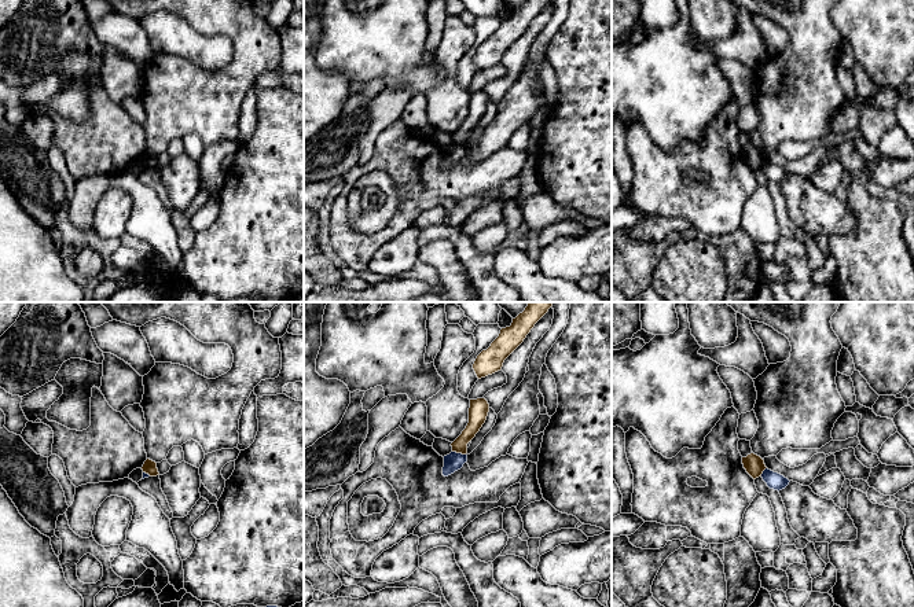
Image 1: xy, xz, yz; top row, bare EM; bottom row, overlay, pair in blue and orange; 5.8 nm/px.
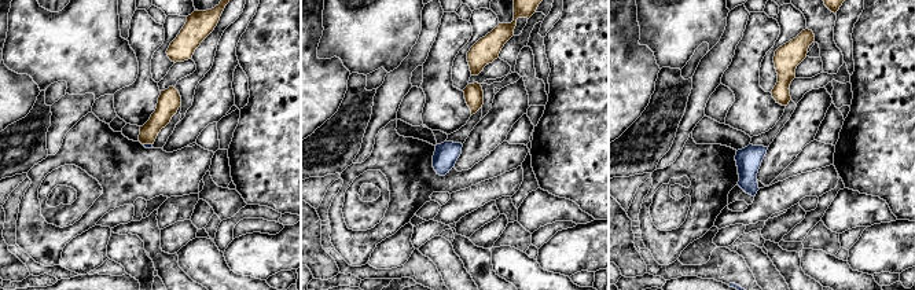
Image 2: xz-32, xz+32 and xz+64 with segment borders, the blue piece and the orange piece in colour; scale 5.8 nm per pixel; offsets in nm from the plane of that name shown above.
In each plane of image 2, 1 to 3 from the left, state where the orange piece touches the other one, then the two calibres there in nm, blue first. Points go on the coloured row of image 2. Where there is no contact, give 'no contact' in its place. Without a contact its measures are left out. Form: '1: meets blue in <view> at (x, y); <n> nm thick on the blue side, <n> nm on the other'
1: meets blue in xz-32 at (147, 144); 30 nm thick on the blue side, 120 nm on the other
2: no contact
3: no contact

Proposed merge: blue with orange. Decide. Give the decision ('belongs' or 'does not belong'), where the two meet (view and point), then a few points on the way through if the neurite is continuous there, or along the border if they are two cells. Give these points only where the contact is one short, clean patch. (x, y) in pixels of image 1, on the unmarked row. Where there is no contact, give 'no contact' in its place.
does not belong; meets blue in xz at (459, 146); border along xz (452, 143), (465, 147)

